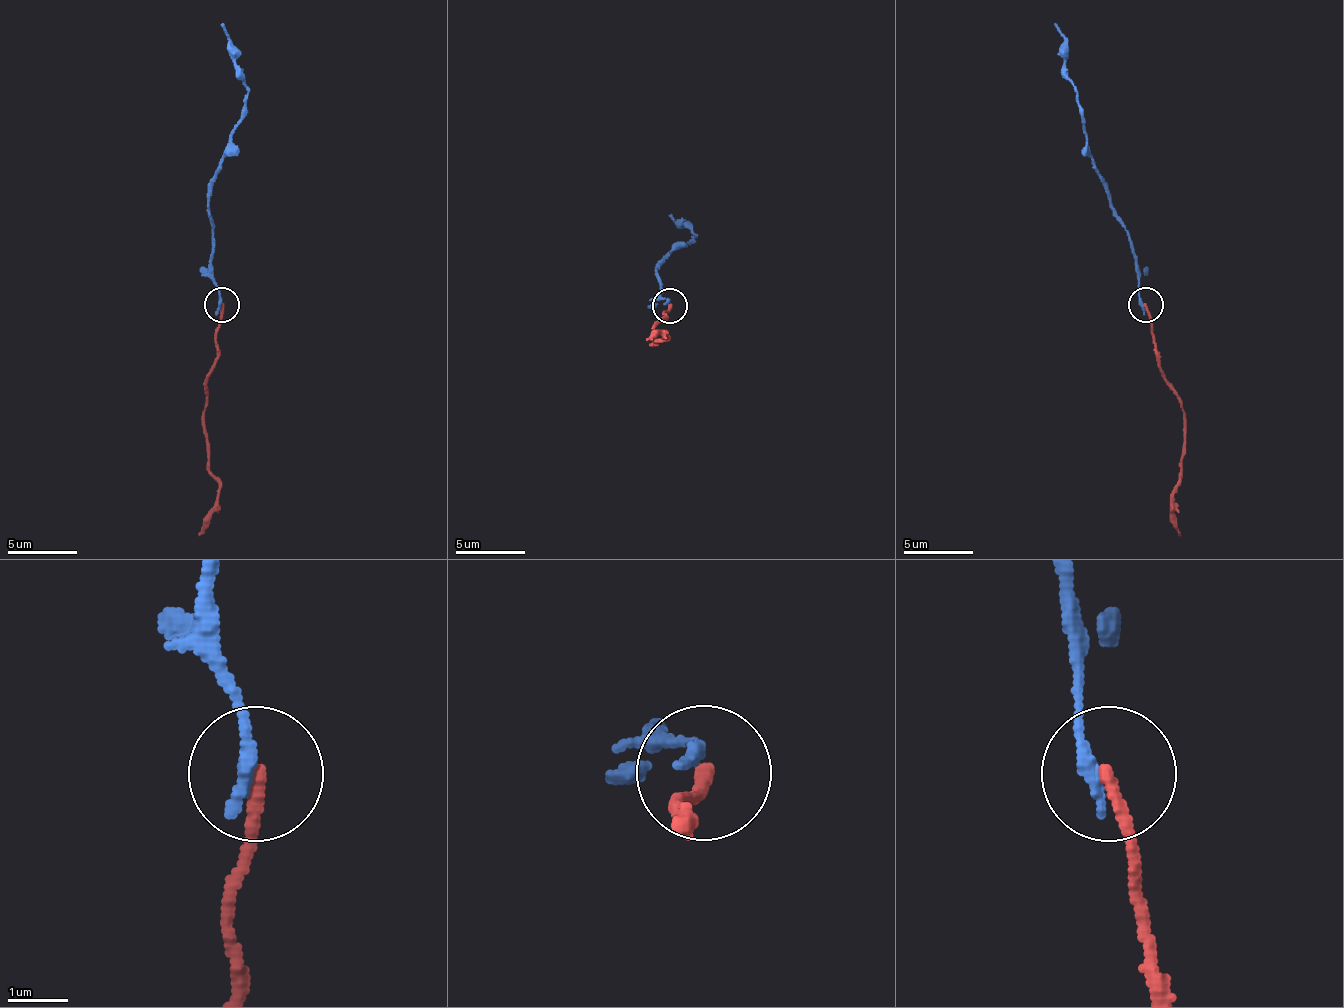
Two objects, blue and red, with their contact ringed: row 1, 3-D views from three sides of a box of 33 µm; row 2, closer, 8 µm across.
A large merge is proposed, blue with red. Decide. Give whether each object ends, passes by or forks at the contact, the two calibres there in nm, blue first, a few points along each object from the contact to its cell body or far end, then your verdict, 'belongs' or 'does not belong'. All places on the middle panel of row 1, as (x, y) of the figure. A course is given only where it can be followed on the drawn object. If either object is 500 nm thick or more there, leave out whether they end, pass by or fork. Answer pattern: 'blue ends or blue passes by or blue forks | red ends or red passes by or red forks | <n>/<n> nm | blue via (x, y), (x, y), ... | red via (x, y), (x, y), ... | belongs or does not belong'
blue ends | red ends | 260/220 nm | blue via (667, 305), (667, 298), (660, 298), (657, 270), (678, 246), (695, 235), (678, 225), (671, 214) | red via (671, 305), (660, 319), (653, 343), (667, 336), (657, 332), (646, 339) | belongs

